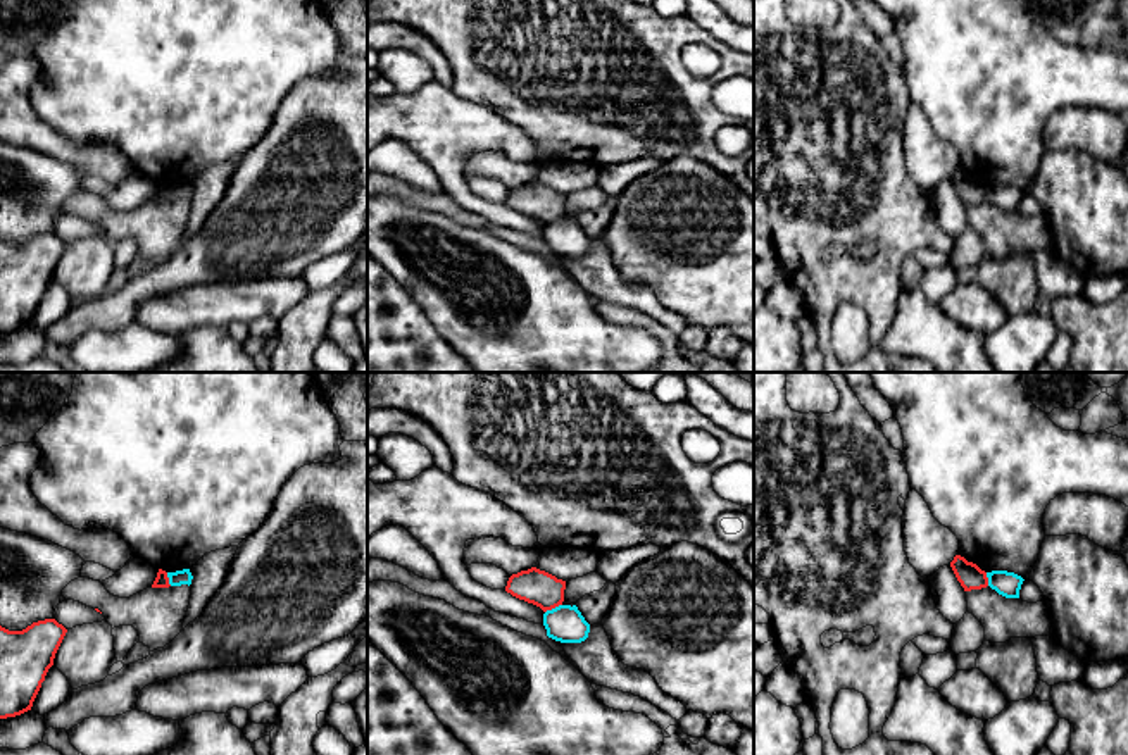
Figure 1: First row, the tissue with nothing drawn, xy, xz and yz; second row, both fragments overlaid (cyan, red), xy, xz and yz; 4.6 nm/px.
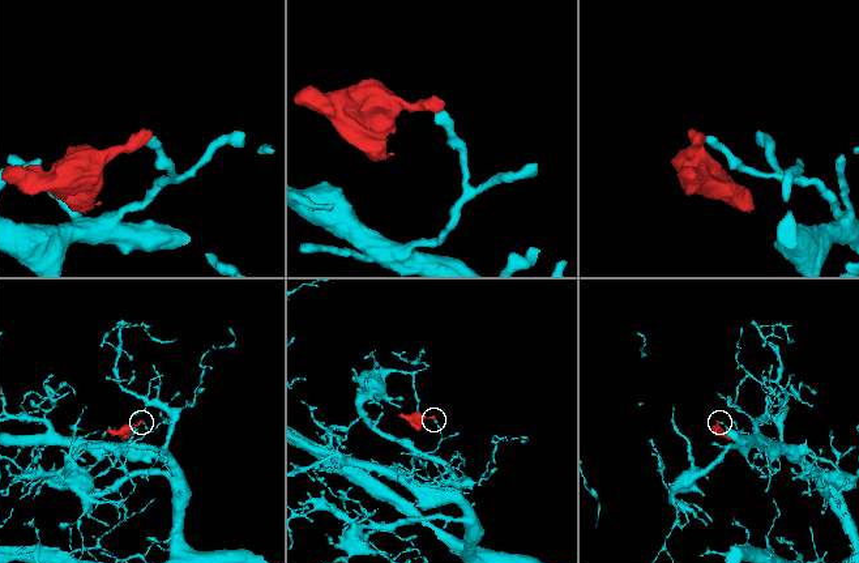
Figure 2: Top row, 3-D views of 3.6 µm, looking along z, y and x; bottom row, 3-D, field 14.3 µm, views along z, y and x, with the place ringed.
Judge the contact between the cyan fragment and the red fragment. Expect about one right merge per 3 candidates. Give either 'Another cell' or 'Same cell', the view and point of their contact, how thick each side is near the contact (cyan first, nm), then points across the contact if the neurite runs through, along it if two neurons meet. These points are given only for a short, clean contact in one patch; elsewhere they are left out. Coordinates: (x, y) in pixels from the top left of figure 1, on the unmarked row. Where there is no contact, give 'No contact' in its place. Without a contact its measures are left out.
Another cell. Touches cyan at xz (552, 223). Thickness 170 nm (cyan) against 160 nm. Boundary: xz (561, 218), (545, 226)

